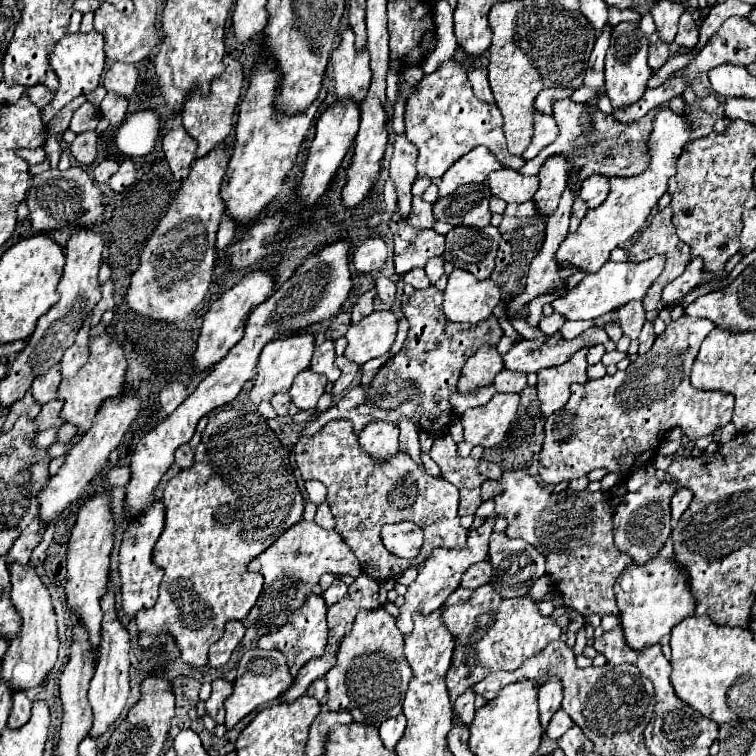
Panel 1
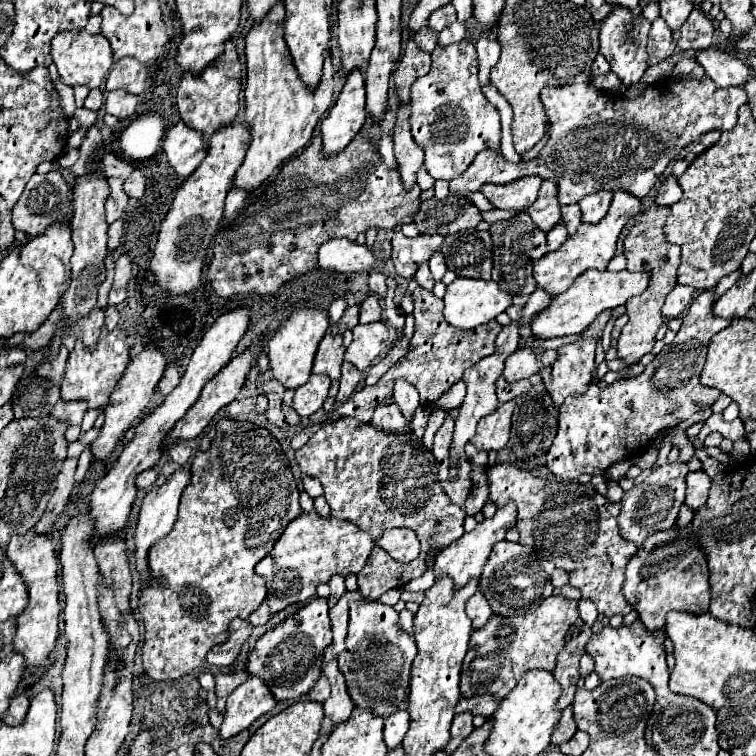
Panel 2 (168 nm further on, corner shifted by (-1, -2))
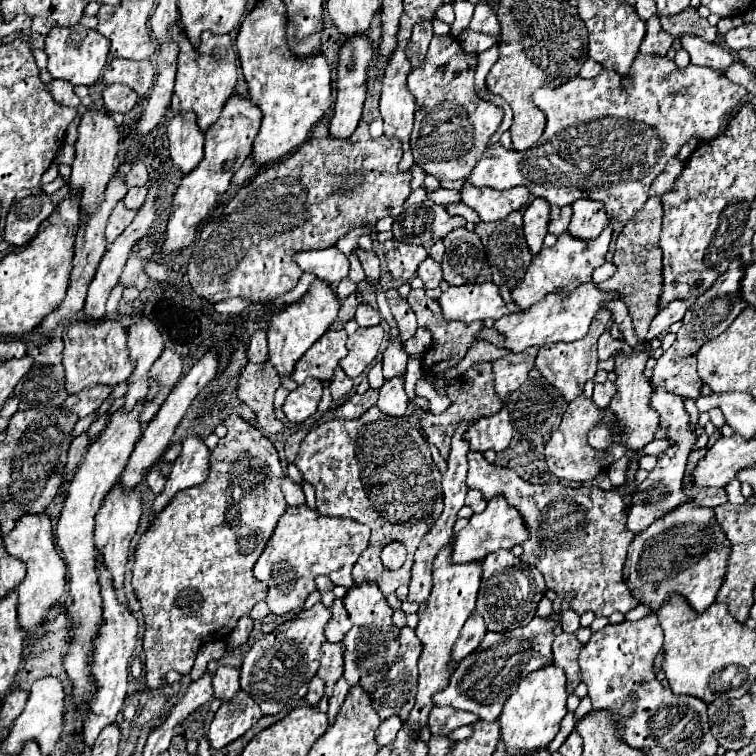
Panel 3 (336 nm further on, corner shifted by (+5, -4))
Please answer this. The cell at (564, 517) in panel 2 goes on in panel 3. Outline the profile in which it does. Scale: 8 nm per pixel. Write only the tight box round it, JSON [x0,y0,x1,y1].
[468,451,638,615]

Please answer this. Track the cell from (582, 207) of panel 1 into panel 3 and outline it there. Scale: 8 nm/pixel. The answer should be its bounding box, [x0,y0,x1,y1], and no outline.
[548,205,572,235]

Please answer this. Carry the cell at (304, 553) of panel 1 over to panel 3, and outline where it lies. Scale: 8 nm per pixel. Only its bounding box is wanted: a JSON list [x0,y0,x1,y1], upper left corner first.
[254,505,370,615]

